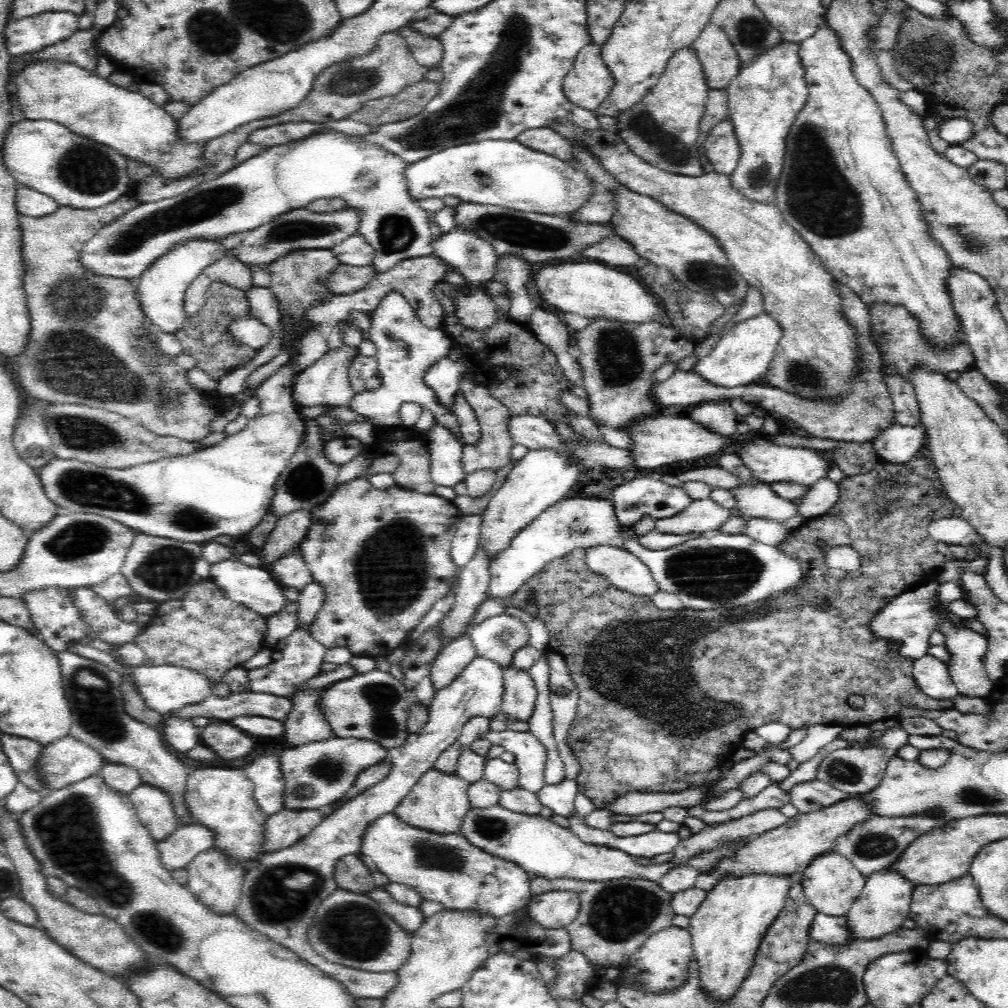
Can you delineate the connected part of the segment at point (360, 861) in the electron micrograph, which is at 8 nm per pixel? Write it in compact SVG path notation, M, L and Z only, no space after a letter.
M347 854L336 862L334 878L340 889L366 895L374 883L372 872L366 867L366 859L361 855Z

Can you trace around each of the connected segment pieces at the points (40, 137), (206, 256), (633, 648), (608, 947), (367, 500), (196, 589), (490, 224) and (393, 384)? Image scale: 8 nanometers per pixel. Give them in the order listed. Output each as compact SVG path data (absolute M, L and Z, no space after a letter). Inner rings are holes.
M24 119L12 125L3 147L3 164L17 184L53 197L60 207L70 206L81 210L97 210L112 205L120 196L132 192L134 183L129 178L127 162L120 152L73 133L68 127L54 121Z
M192 238L180 246L172 246L172 250L156 258L156 262L152 262L152 266L145 270L139 281L136 281L136 293L141 301L141 309L159 333L176 334L178 330L182 330L188 317L184 310L186 290L203 270L210 266L211 255L214 252L226 255L230 250L224 248L223 239Z
M928 447L920 449L912 460L902 464L890 464L880 461L870 473L855 474L847 476L839 483L838 502L825 514L815 519L806 520L798 530L794 531L786 538L785 543L779 549L790 558L795 558L803 572L801 583L792 588L786 589L779 595L772 595L766 600L762 599L751 605L739 606L736 608L719 608L712 610L694 610L682 608L678 610L660 610L651 601L651 597L630 594L624 590L616 588L602 574L590 570L587 565L586 551L584 548L574 548L566 556L551 560L540 572L537 572L526 584L523 584L518 592L515 592L505 603L512 608L519 608L532 617L544 622L549 632L550 650L556 651L564 658L568 671L571 672L572 682L579 688L579 704L576 716L570 729L567 743L574 752L576 759L580 762L580 774L576 776L577 792L585 794L597 809L606 808L607 804L614 802L619 796L630 791L638 792L670 792L670 790L684 790L690 786L702 786L702 784L714 784L718 782L718 774L722 772L724 763L731 762L735 750L742 744L744 735L748 731L754 731L758 726L766 722L781 722L792 728L802 728L818 724L836 724L843 726L855 726L858 724L869 725L871 722L880 719L895 718L896 715L905 708L918 707L926 710L952 709L954 702L950 700L937 700L927 696L916 685L916 675L913 671L914 660L903 658L900 654L900 646L890 644L886 639L877 636L871 630L872 620L876 614L888 604L895 600L900 594L914 588L917 584L922 584L928 578L932 578L938 566L944 562L952 562L955 559L954 553L948 548L948 543L937 541L928 532L928 525L940 518L948 516L960 516L960 509L949 499L943 484L939 479L939 472L934 464L932 451ZM882 480L894 482L892 486L886 486ZM823 541L824 546L851 546L860 555L860 566L853 571L831 572L828 578L828 586L822 586L822 576L814 568L808 572L808 566L813 562L813 552L817 545L816 542ZM534 596L537 601L529 603L526 599ZM690 642L690 652L686 652L680 644ZM686 692L696 692L692 696L686 696ZM858 694L864 697L864 705L854 708L848 704L848 696Z
M536 877L531 880L531 894L544 894L552 891L574 891L580 895L581 907L578 916L565 926L571 938L571 948L582 952L594 965L619 967L642 946L642 943L655 932L670 928L676 916L671 906L673 893L666 892L659 882L648 879L621 878L610 881L584 881L572 878Z
M364 475L358 476L353 480L338 484L334 492L326 499L326 502L315 506L312 510L312 526L308 529L304 540L301 542L300 551L302 557L312 573L312 580L324 585L326 594L324 594L324 606L316 615L316 620L309 628L312 639L319 642L327 650L337 647L348 648L356 656L368 657L386 657L390 655L396 648L404 646L408 641L408 636L412 630L420 624L425 618L425 614L440 600L448 594L448 590L452 588L454 582L459 582L459 574L461 570L458 565L452 561L450 550L452 548L452 538L456 534L462 514L453 501L444 499L442 496L432 494L424 494L415 490L403 489L398 486L387 488L386 490L378 489Z
M208 577L193 586L182 598L162 601L151 615L150 622L144 625L144 631L133 642L146 653L146 666L180 666L197 671L216 685L222 682L221 678L224 678L228 670L242 667L265 647L264 636L267 630L268 620L264 615L226 597L216 581Z
M461 202L456 207L456 226L475 232L494 247L498 256L517 256L528 262L544 262L557 258L574 256L588 246L609 237L613 232L612 222L606 225L584 225L576 223L568 216L554 216L530 212L520 212L502 206L480 205Z
M390 292L380 304L368 314L371 328L368 338L377 346L377 370L381 374L382 386L373 391L355 394L347 404L354 412L370 419L370 423L384 431L404 428L400 408L404 403L416 403L432 412L435 420L456 437L460 437L460 424L456 413L442 405L436 392L424 383L424 374L442 358L448 356L454 342L442 327L430 328L418 318L415 308L400 292Z

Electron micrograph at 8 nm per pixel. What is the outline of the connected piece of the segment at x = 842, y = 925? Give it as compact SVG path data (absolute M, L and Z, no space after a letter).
M817 912L809 932L809 938L830 944L848 942L851 938L848 930L848 917L830 916Z

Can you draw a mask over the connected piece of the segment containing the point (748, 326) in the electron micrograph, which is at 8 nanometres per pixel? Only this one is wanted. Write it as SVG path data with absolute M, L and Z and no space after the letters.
M763 311L758 316L740 321L722 336L713 350L697 362L693 371L714 386L732 388L759 382L777 352L781 336L782 329L778 321Z

